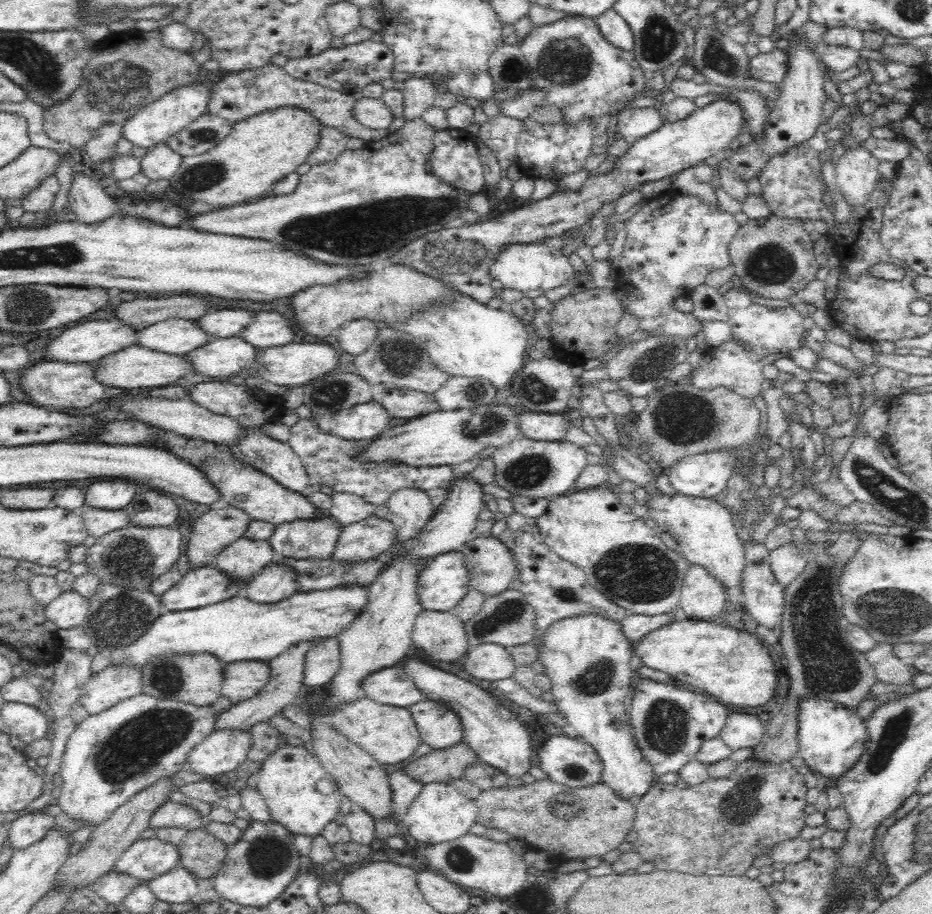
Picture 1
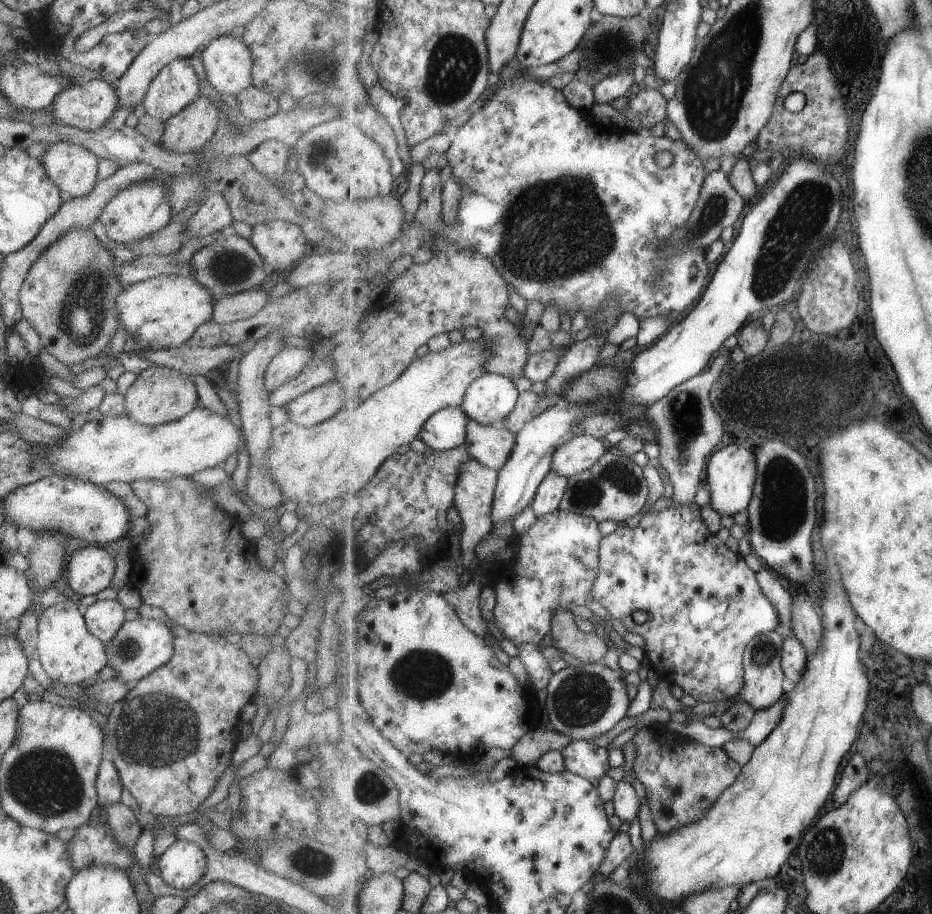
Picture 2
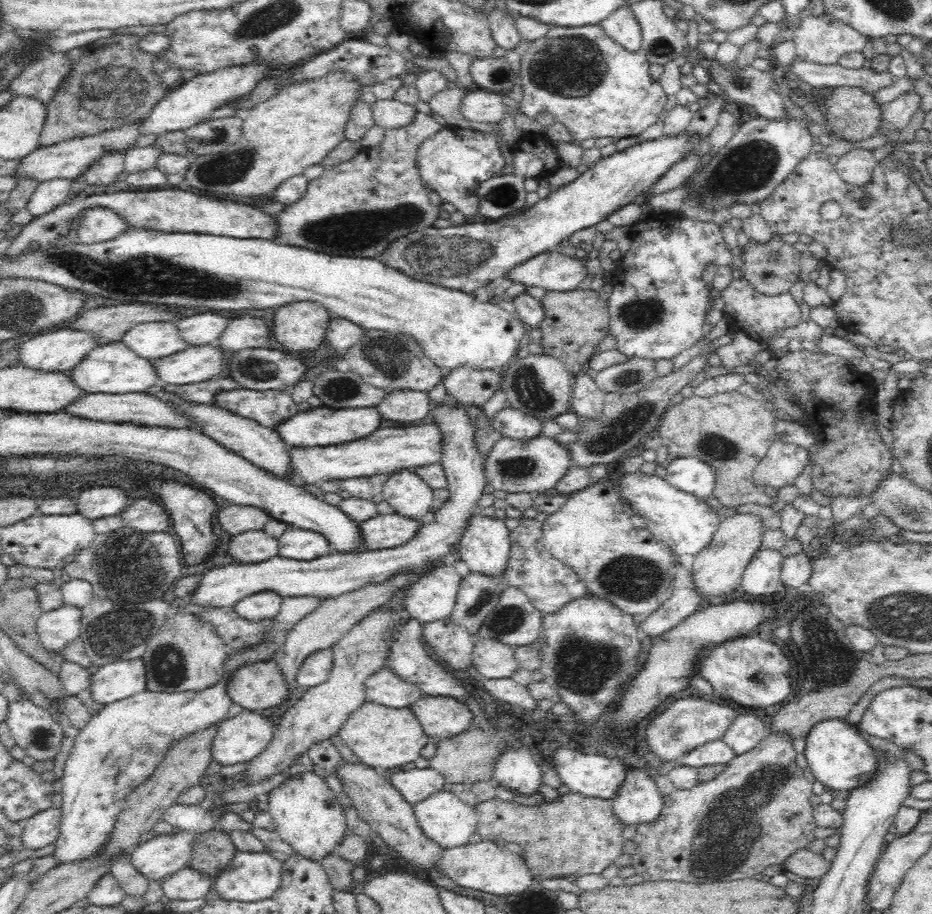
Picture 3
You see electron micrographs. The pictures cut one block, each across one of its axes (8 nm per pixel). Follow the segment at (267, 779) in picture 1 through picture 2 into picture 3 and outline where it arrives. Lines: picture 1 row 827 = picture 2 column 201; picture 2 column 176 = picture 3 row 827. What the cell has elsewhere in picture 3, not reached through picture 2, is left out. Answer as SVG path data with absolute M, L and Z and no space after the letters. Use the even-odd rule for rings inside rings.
M315 770L282 780L268 794L268 812L272 815L275 832L292 846L294 853L320 862L350 832L344 816L345 808L336 796Z

